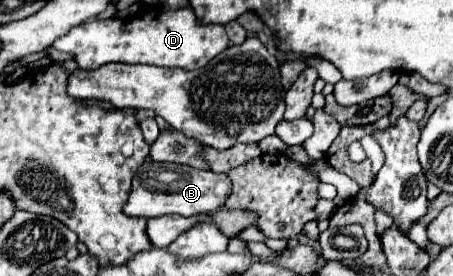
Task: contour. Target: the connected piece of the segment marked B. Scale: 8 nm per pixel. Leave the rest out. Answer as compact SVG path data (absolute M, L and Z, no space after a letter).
M144 162L134 178L128 194L128 202L122 206L122 212L130 218L156 218L164 214L196 216L216 212L230 196L230 178L226 174L202 172L196 168L186 168L182 164L166 162Z

